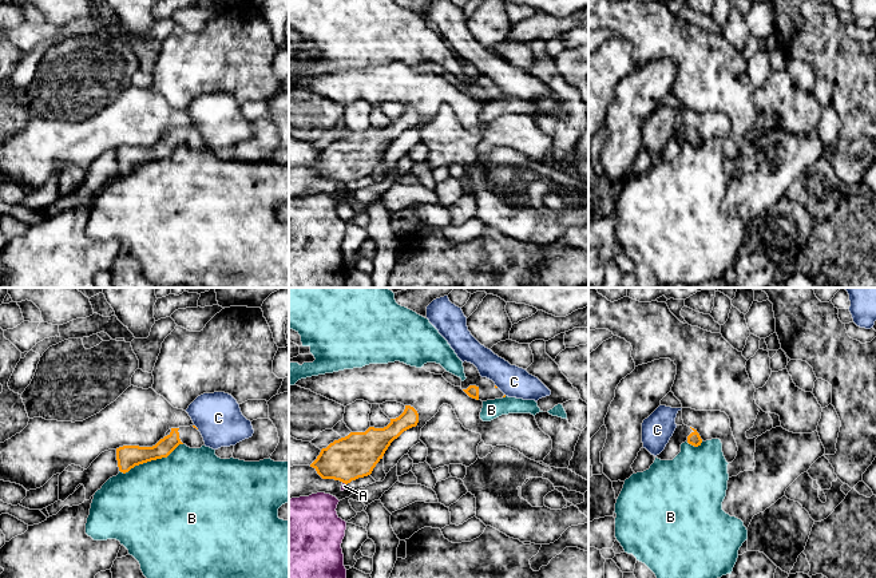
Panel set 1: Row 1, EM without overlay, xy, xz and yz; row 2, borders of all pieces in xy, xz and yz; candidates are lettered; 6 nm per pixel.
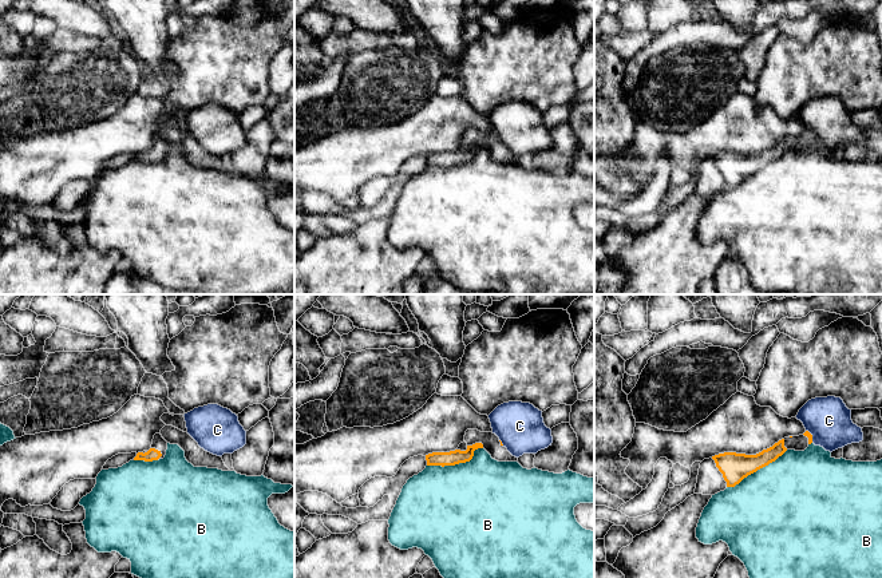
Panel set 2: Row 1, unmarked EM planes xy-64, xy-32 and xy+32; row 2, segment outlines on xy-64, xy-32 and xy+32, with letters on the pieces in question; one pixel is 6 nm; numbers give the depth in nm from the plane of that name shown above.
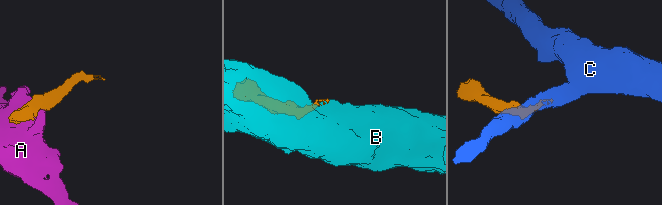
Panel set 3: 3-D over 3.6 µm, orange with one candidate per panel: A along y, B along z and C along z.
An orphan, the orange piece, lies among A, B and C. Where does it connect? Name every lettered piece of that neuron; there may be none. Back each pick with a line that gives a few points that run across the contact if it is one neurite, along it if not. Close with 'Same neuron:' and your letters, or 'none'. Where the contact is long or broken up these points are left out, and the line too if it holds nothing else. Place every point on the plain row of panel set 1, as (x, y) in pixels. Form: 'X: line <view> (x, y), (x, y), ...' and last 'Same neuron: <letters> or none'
Same neuron: none

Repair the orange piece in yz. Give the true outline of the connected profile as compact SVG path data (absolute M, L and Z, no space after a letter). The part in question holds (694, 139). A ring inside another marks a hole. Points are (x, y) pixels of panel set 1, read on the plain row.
M685 124L677 126L673 136L666 144L665 150L655 158L661 161L673 161L681 153L681 144L687 142L689 144L698 147L702 143L702 139L697 130L690 128Z

